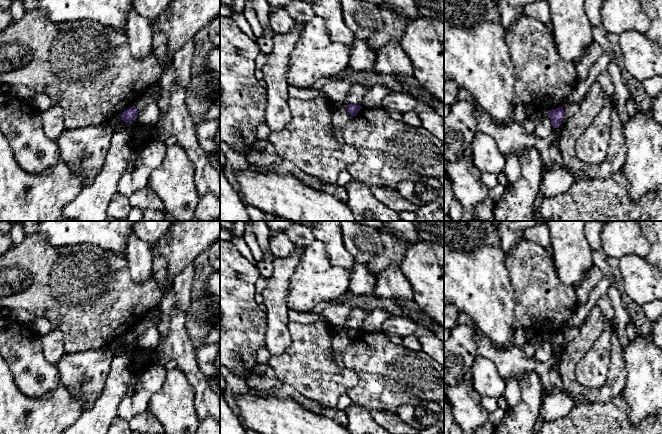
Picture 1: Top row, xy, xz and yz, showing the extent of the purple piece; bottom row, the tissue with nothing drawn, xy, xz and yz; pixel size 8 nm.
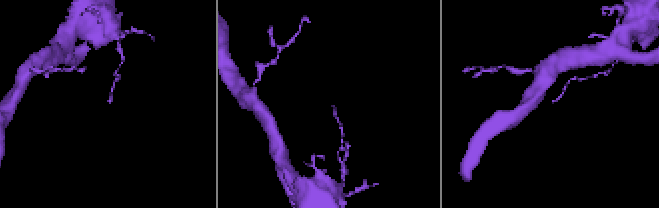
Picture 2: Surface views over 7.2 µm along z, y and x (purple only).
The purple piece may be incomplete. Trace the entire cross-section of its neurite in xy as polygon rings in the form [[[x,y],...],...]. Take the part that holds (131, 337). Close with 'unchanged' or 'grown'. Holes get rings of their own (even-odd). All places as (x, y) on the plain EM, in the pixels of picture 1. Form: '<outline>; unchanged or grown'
[[[132,330],[125,334],[120,340],[121,344],[127,348],[131,344],[135,344],[137,342],[137,339],[138,339],[137,333],[135,332],[135,330]]]; unchanged

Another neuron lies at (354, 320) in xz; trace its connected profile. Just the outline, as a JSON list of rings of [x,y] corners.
[[[354,308],[350,313],[346,320],[344,328],[354,328],[360,329],[362,327],[364,318],[369,314],[369,312],[364,311],[361,308]]]

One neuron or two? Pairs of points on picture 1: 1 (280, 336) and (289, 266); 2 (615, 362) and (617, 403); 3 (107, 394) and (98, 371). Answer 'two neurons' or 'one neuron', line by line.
1: one neuron
2: two neurons
3: two neurons

